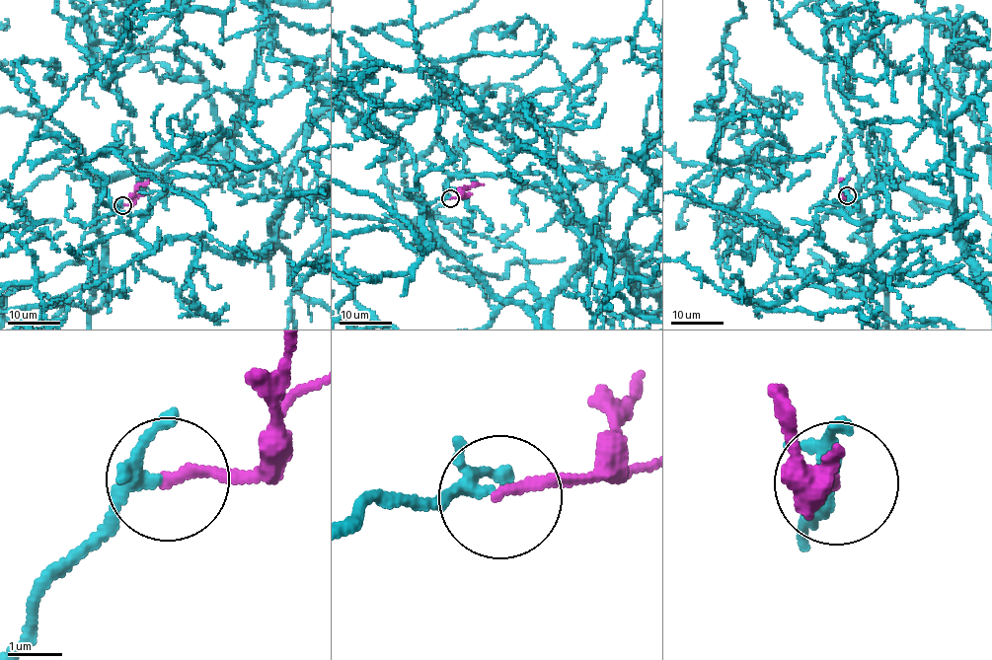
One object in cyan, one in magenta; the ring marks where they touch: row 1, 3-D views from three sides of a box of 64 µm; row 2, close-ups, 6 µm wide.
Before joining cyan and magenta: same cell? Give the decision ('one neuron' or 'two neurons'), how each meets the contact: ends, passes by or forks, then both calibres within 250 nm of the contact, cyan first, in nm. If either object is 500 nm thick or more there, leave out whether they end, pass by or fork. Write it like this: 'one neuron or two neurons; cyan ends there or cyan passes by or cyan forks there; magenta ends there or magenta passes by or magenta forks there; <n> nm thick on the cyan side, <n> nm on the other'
one neuron; cyan forks there; magenta ends there; 170 nm thick on the cyan side, 190 nm on the other

